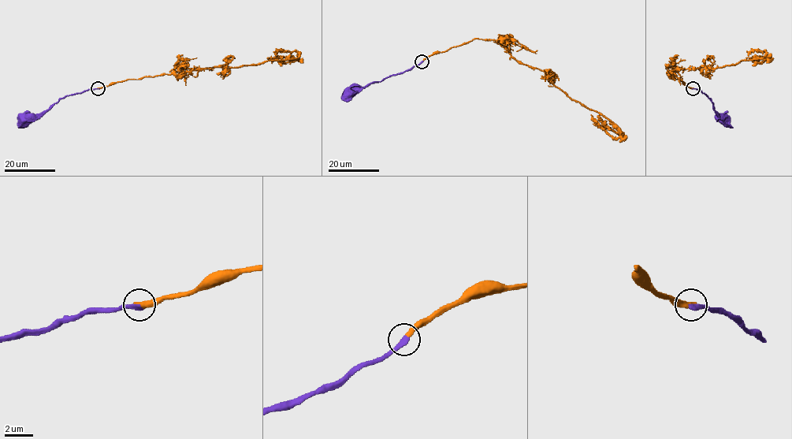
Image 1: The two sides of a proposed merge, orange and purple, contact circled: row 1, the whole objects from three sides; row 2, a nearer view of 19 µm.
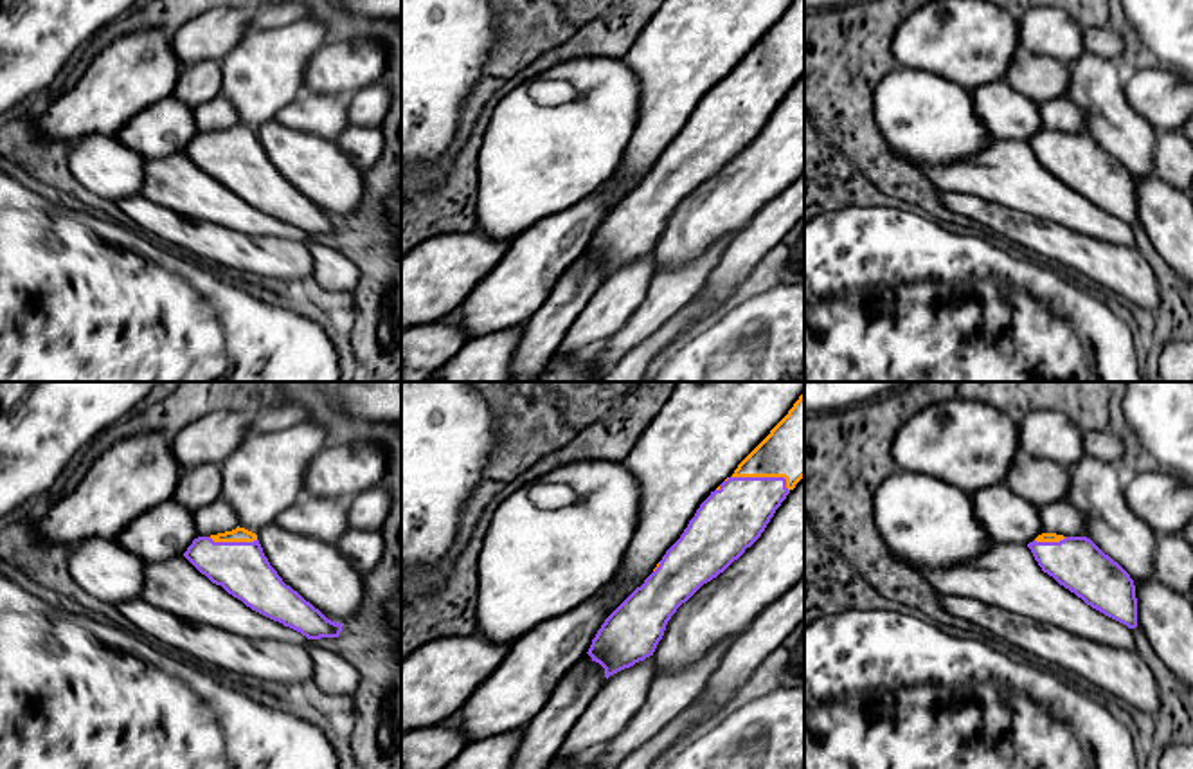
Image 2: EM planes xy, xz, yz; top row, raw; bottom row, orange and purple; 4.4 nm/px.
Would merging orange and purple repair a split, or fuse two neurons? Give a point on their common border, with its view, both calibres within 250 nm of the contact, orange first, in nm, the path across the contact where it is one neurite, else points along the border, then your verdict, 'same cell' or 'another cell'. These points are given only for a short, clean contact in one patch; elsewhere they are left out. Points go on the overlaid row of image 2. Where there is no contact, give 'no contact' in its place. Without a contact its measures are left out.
contact xz (762, 476); calibres 300 and 300 nm; same cell

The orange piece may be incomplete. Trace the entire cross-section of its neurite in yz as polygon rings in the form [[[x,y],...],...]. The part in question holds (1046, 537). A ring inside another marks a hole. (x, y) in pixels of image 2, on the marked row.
[[[1042,533],[1027,544],[1044,573],[1092,609],[1137,627],[1137,598],[1130,574],[1087,537]]]

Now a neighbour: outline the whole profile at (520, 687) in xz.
[[[615,574],[596,596],[516,639],[498,668],[479,684],[446,722],[459,728],[468,742],[477,742],[507,729],[525,728],[549,702],[565,674],[587,656],[605,620],[628,598],[619,594],[619,584],[621,580]]]

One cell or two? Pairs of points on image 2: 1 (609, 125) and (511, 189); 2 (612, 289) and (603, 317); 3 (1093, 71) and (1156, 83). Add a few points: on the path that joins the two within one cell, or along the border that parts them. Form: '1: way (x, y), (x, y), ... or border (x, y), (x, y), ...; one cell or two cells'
1: way (585, 137), (574, 148), (544, 157), (535, 166); one cell
2: way (612, 296), (609, 310); one cell
3: border (1123, 81), (1125, 99), (1145, 119); two cells

